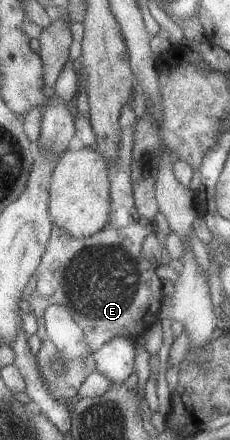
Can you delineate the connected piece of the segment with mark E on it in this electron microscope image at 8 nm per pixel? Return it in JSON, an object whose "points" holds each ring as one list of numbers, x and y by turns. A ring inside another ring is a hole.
{"points":[[131,100,124,104,121,108,118,126,120,126,120,134,118,134,118,158,114,162,107,162,106,170,108,170,110,208,109,216,106,224,86,238,74,238,70,234,66,234,62,228,53,226,50,231,48,242,46,243,45,251,42,253,40,264,34,270,34,274,30,275,29,284,24,286,20,292,21,300,26,301,32,309,31,313,36,318,38,338,43,342,40,345,40,350,35,356,38,372,40,372,46,390,52,398,56,400,64,400,72,402,75,400,77,390,80,388,84,378,96,369,95,362,88,354,86,358,80,360,72,360,69,363,56,352,56,348,47,343,48,336,42,325,42,316,45,308,52,304,60,304,66,306,69,314,78,328,84,334,86,346,91,353,96,352,105,342,116,337,126,337,130,340,135,340,144,334,159,318,159,310,163,301,163,292,161,291,160,279,154,273,155,266,151,262,144,260,142,256,142,242,148,234,154,232,154,223,151,220,146,220,138,214,134,206,132,187,130,180,130,164,131,164,131,148,133,145,134,122,136,115,132,110],[52,360,65,364,66,369,62,374,56,375,52,370]]}

